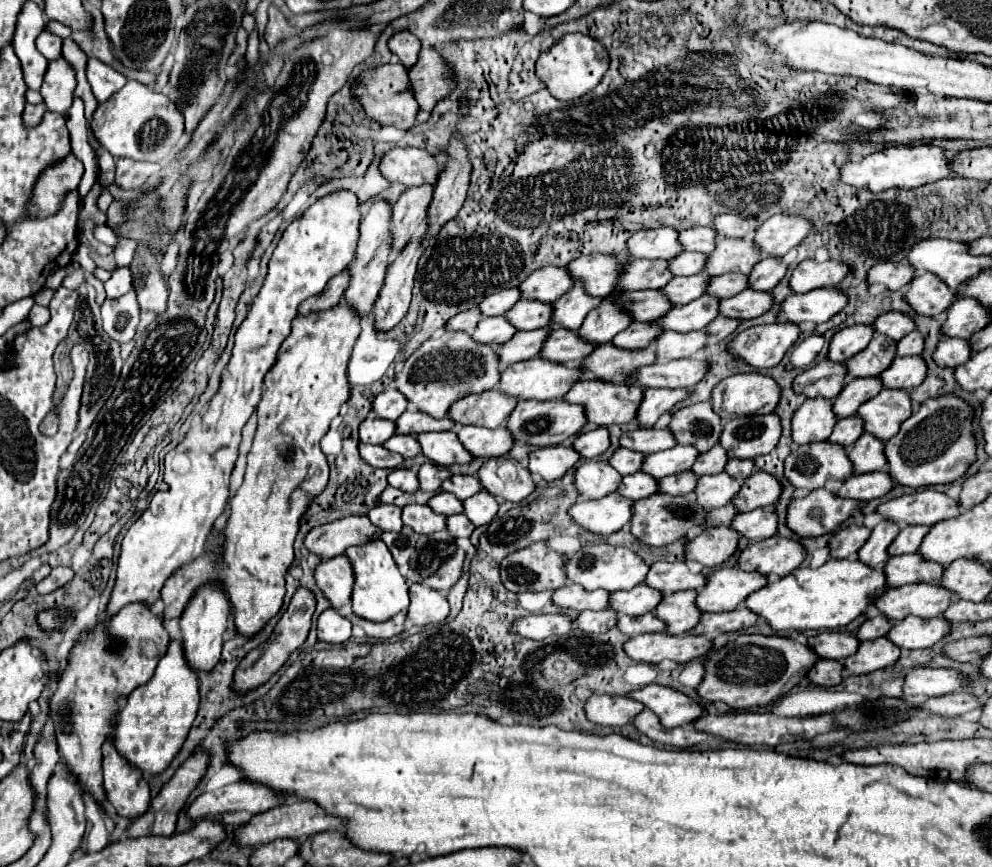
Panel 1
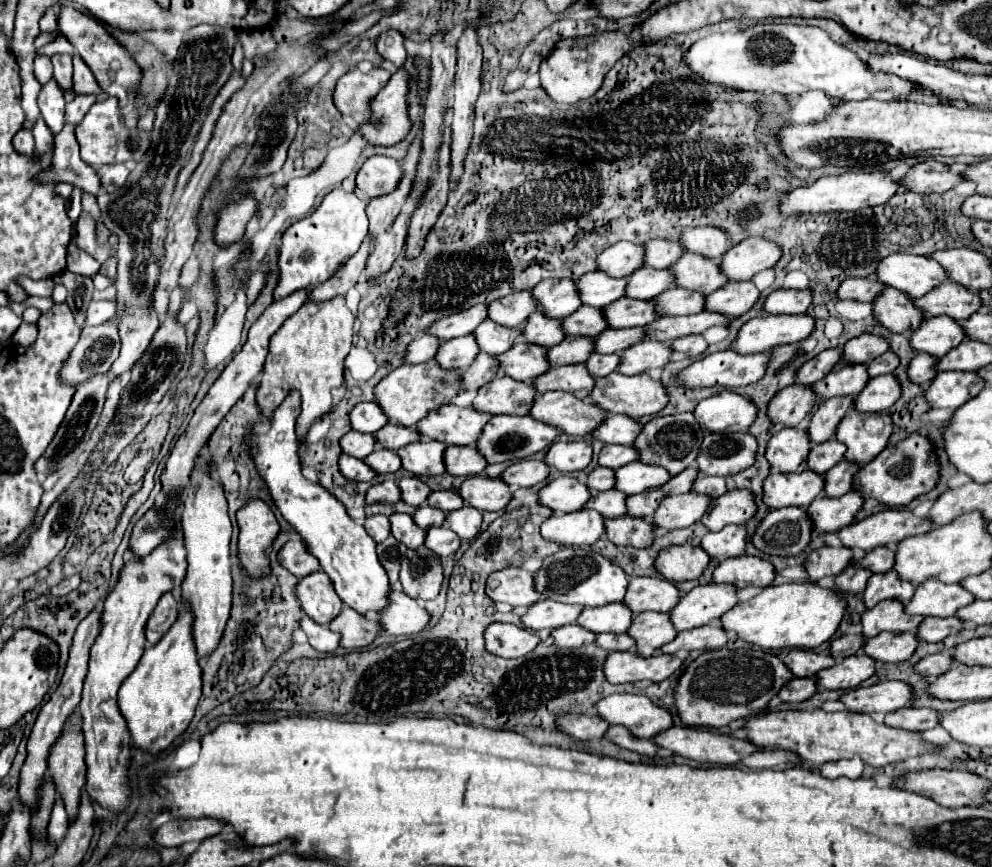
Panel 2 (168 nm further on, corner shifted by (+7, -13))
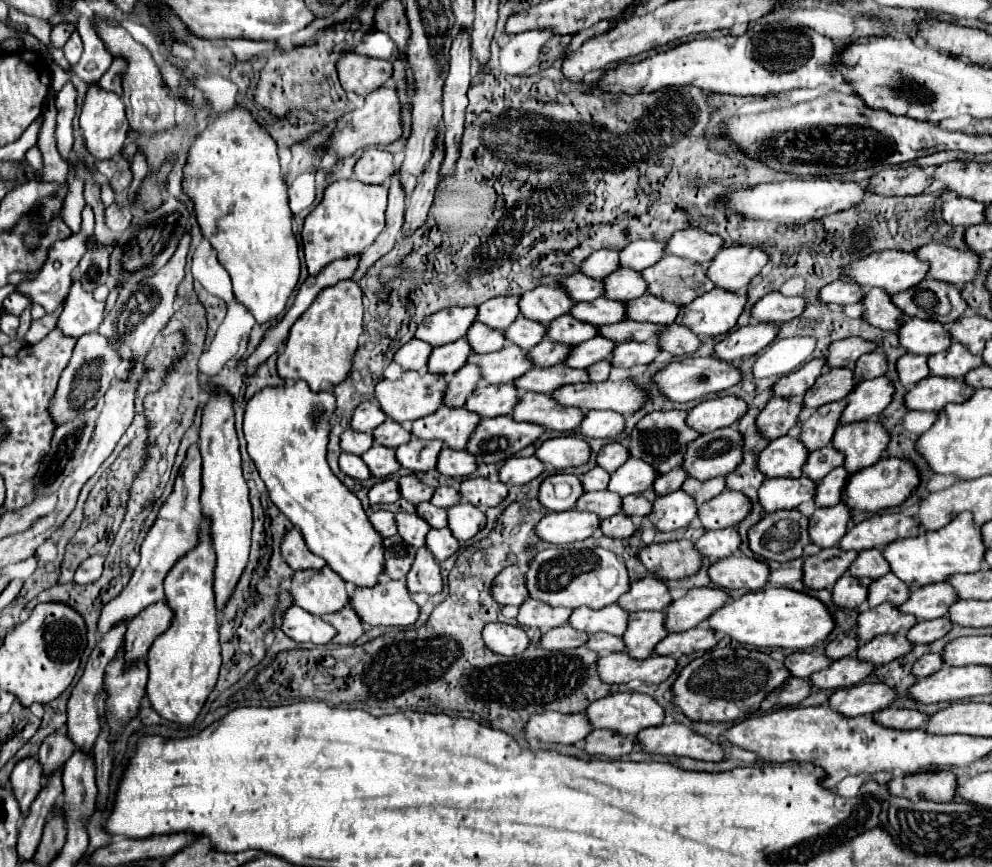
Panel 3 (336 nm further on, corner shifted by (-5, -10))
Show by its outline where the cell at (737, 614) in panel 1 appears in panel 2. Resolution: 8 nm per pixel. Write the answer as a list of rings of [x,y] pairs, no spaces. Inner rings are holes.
[[[706,624],[702,628],[692,628],[692,630],[678,632],[676,638],[668,646],[660,646],[660,652],[685,660],[690,650],[722,648],[726,644],[726,640],[728,640],[726,632],[718,624]]]

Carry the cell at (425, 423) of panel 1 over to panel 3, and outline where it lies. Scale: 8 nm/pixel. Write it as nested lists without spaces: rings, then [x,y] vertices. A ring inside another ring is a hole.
[[[386,419],[380,427],[372,431],[372,435],[378,445],[392,447],[392,449],[398,449],[402,443],[408,443],[412,439],[412,433],[404,429],[400,423],[396,423],[394,419]]]

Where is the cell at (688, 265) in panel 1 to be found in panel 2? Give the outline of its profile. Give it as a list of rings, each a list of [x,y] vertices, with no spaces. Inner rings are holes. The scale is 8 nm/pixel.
[[[640,268],[636,274],[630,274],[626,278],[624,296],[634,300],[650,300],[658,296],[660,292],[668,290],[672,286],[672,274],[666,270],[652,270],[652,268]]]

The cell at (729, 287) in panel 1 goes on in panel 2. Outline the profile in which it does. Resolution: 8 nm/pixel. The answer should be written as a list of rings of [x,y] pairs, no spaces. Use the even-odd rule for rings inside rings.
[[[668,288],[664,294],[652,298],[652,304],[660,316],[690,316],[702,312],[704,294],[682,288]]]

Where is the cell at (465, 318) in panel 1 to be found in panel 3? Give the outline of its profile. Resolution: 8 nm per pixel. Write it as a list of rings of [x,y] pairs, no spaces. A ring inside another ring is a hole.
[[[412,339],[408,345],[402,345],[396,355],[394,361],[402,365],[402,369],[406,371],[424,371],[428,365],[428,355],[432,353],[432,345],[424,343],[420,339]]]

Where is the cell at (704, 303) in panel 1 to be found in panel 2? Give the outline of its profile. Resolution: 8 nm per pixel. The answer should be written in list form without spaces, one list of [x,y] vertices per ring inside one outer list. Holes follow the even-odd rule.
[[[626,328],[626,330],[604,330],[604,334],[598,334],[594,352],[596,354],[620,354],[634,342],[644,340],[644,330],[638,328]]]

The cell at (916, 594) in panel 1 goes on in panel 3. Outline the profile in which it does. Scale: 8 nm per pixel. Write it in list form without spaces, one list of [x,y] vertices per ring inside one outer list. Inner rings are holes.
[[[892,603],[862,611],[858,615],[858,641],[868,643],[870,639],[884,633],[908,633],[916,623],[914,615],[904,615]]]

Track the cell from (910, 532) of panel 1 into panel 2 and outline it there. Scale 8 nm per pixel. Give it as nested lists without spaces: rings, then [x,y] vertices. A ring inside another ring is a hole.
[[[880,546],[876,550],[866,552],[860,560],[852,560],[852,564],[854,566],[862,566],[862,568],[874,572],[874,574],[876,572],[888,572],[894,566],[894,552],[884,548],[884,546]]]

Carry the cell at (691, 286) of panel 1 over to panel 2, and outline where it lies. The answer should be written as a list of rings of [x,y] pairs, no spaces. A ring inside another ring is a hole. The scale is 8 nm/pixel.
[[[620,298],[612,302],[612,306],[606,306],[602,310],[608,328],[634,328],[634,326],[646,326],[654,322],[656,310],[650,300],[632,300],[632,298]]]

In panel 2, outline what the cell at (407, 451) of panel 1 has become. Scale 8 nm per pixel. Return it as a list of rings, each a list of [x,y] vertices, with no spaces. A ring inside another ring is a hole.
[[[376,448],[372,454],[368,454],[368,458],[364,458],[364,462],[376,470],[378,474],[388,474],[388,472],[398,472],[400,470],[400,458],[396,452],[392,450],[384,450],[384,448]]]

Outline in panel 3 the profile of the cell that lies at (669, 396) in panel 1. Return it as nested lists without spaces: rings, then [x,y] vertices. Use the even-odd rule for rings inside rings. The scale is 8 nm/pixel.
[[[588,411],[578,431],[584,437],[616,439],[624,431],[624,415],[616,415],[616,411]]]

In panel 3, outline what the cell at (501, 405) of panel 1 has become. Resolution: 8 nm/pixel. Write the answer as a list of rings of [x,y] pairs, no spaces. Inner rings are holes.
[[[442,405],[436,415],[414,421],[412,435],[418,439],[442,439],[448,447],[466,449],[472,431],[480,423],[480,415],[462,407]]]

